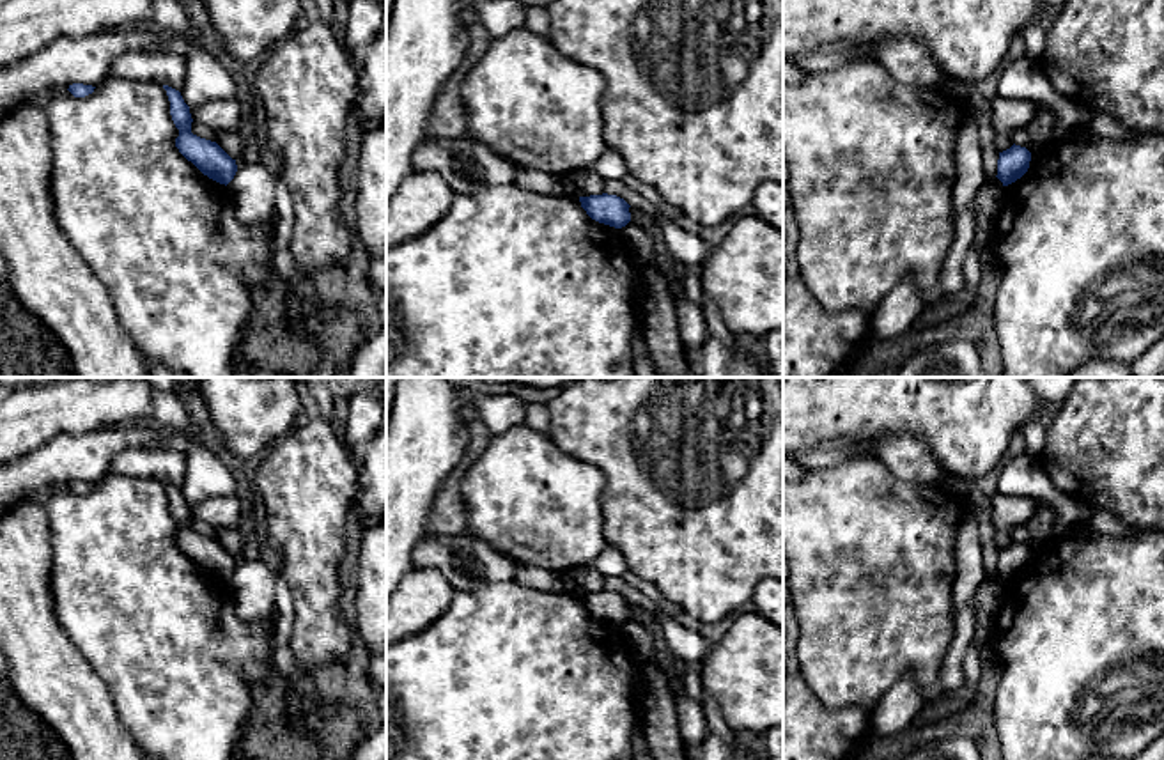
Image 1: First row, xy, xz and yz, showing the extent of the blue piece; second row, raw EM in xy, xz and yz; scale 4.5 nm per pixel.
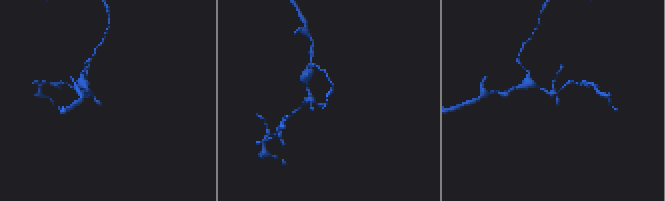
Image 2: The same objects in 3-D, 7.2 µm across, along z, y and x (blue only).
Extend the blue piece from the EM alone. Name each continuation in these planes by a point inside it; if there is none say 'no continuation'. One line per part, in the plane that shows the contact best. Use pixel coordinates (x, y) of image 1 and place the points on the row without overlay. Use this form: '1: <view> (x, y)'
no continuation

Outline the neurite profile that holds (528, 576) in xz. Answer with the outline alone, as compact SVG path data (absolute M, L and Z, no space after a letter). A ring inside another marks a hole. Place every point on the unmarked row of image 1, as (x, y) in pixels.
M516 563L514 581L526 588L535 588L540 592L555 592L555 593L572 592L572 586L563 574L526 563Z

